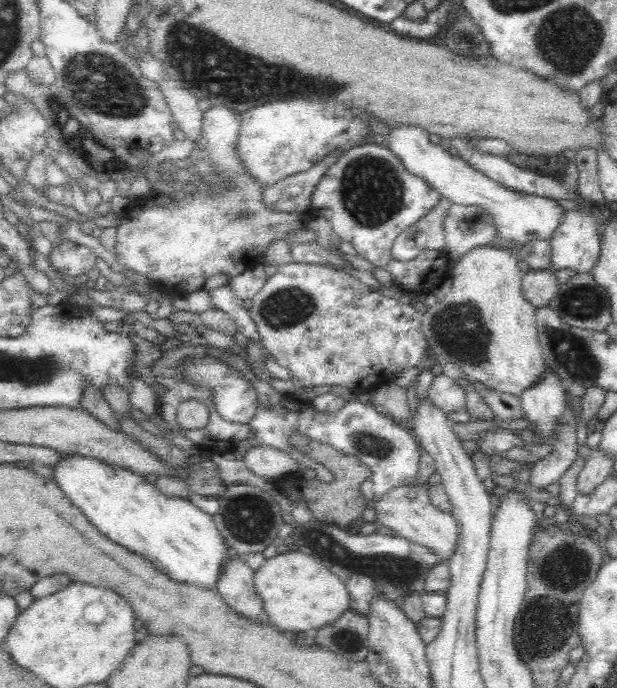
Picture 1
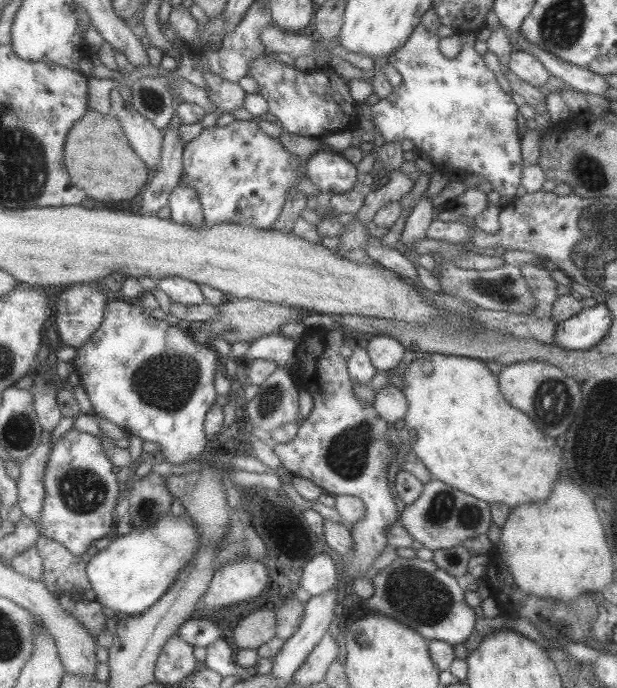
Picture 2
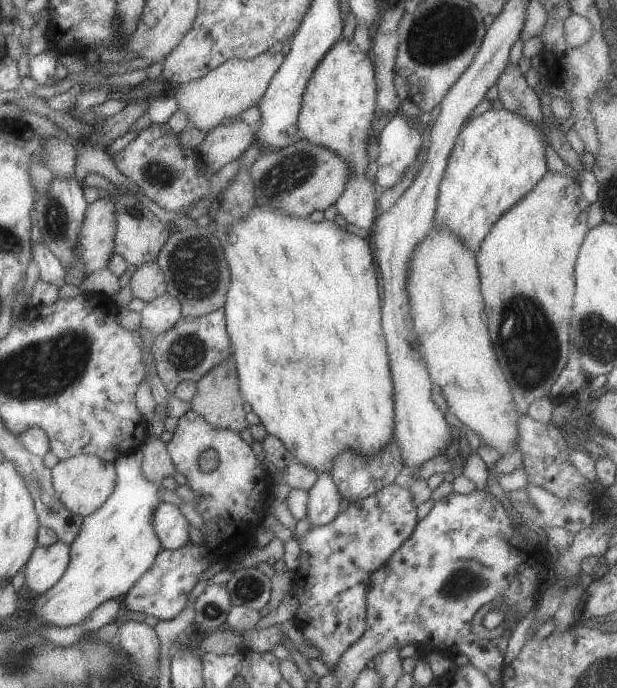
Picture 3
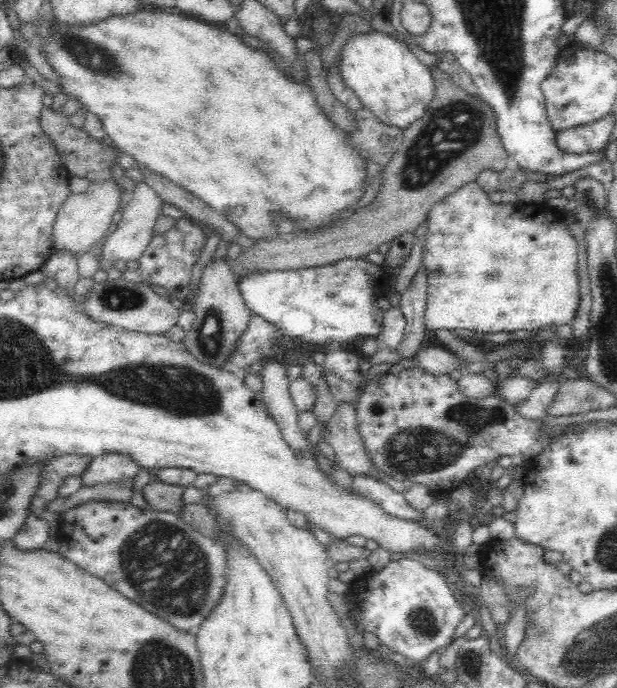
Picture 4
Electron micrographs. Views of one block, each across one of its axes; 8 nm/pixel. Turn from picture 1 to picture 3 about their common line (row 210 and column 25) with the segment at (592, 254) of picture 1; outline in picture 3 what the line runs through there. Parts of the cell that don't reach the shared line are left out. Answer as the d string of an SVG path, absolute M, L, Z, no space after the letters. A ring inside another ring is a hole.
M56 541L48 547L37 546L25 563L23 590L41 594L55 584L69 562L69 547Z

